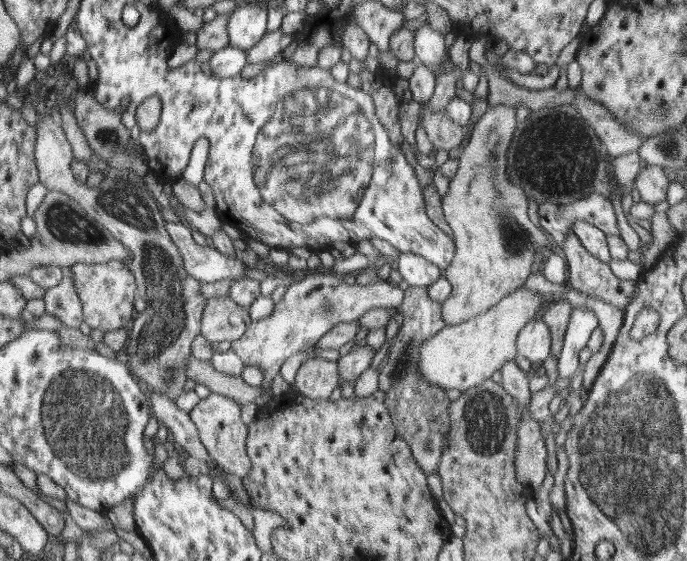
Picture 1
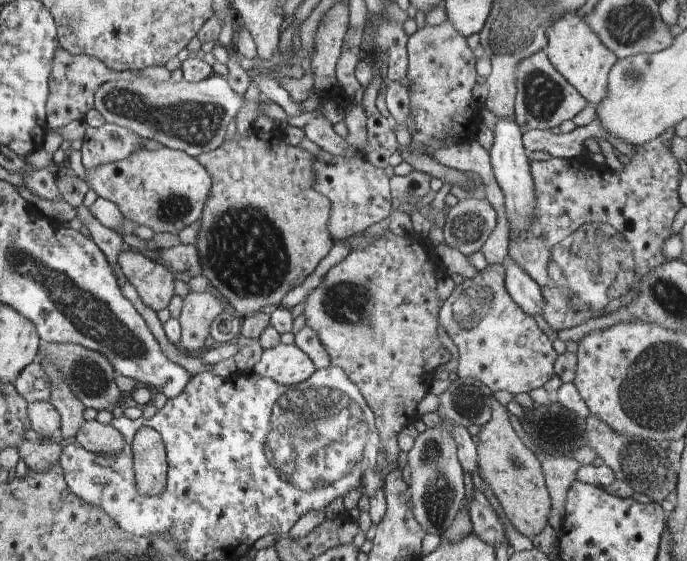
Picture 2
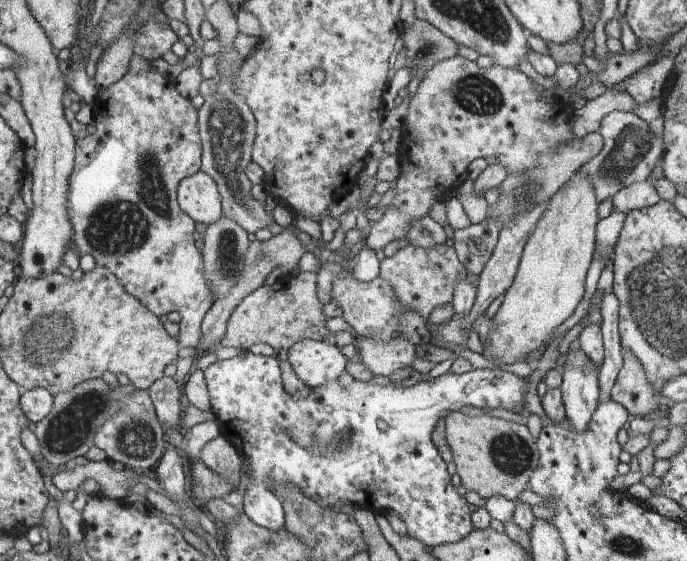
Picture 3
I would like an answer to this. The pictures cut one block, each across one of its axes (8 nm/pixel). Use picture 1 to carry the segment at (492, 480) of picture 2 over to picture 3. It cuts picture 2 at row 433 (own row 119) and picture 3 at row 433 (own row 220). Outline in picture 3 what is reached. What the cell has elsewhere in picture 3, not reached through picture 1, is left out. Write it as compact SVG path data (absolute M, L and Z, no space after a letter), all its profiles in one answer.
M459 411L446 416L445 423L447 442L462 488L474 490L486 499L502 495L516 502L540 466L538 439L532 438L526 425L487 414L464 415Z

